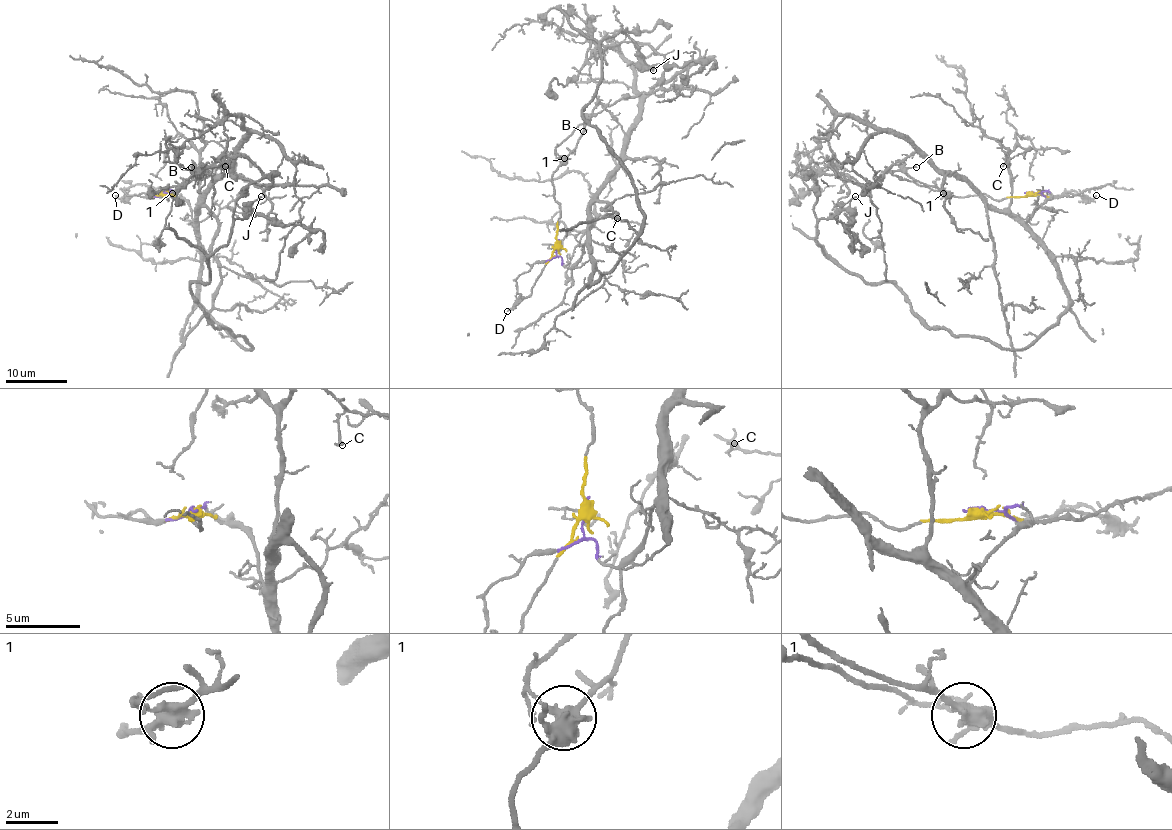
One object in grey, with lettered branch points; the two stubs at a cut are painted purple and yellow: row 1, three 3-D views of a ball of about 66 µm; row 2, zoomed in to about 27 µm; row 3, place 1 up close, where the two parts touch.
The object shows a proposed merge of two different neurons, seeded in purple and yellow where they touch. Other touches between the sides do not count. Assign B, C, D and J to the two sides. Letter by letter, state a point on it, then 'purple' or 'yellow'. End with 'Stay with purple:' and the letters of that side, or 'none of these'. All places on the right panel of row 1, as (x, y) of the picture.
B: at (916, 167); yellow
C: at (1003, 166); purple
D: at (1096, 195); yellow
J: at (855, 196); purple
Stay with purple: C, J

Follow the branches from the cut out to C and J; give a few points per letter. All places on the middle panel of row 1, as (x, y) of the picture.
C: (557, 245), (555, 254), (569, 268), (581, 257), (589, 225), (601, 216), (609, 214), (616, 220), (618, 217)
J: (557, 245), (569, 268), (586, 243), (592, 283), (639, 232), (629, 170), (583, 115), (619, 31), (653, 71)

